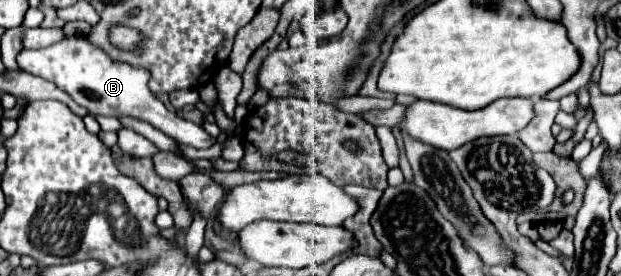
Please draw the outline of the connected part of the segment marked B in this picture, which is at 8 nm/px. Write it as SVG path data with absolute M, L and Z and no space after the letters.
M74 34L66 36L62 42L56 42L54 46L40 48L40 50L28 50L24 48L18 54L18 68L26 70L28 74L40 76L44 80L54 82L60 90L72 96L72 100L80 106L84 106L90 114L102 114L102 116L130 116L136 120L144 120L164 132L166 136L174 138L178 144L192 146L192 148L210 148L214 144L214 138L208 136L200 126L192 124L190 120L180 118L176 112L170 112L148 88L150 70L146 68L134 68L126 62L112 60L102 48L92 44L86 36Z

